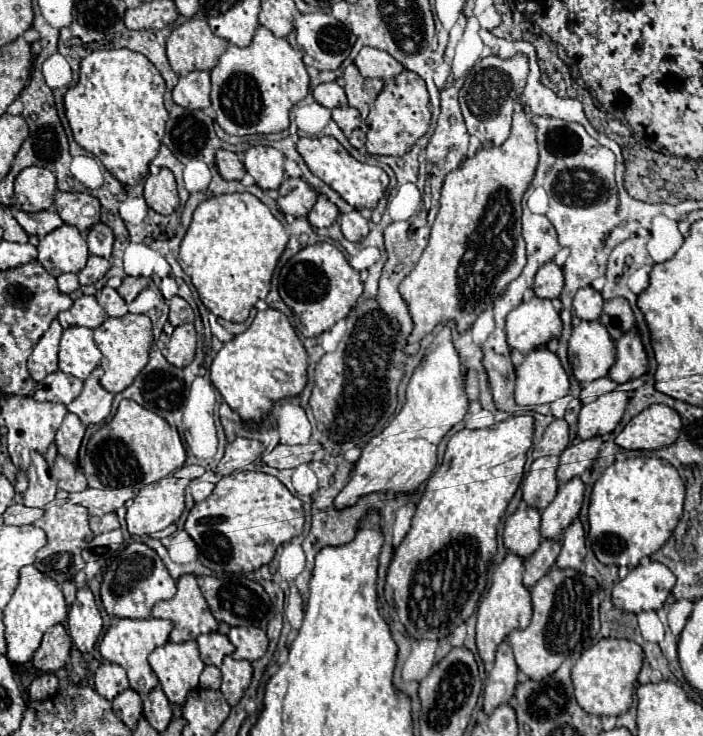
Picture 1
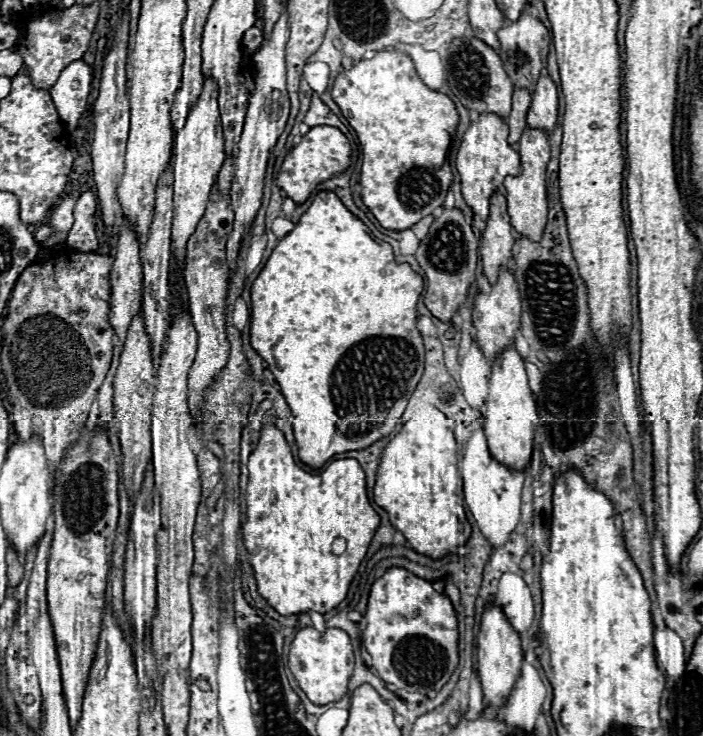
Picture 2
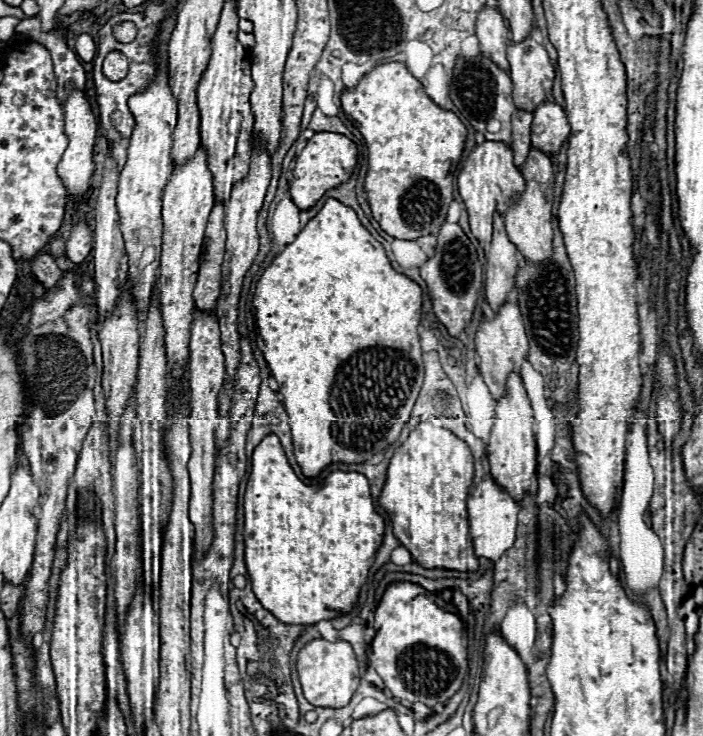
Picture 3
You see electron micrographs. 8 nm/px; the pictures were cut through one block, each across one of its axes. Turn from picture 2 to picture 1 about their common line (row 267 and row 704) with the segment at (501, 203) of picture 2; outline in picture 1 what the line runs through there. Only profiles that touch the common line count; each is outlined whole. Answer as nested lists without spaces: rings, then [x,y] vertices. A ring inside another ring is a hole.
[[[502,642],[496,650],[494,668],[488,674],[484,688],[484,712],[490,716],[500,704],[508,704],[514,696],[514,688],[518,684],[518,668],[514,662],[514,654],[510,652],[508,642]]]

